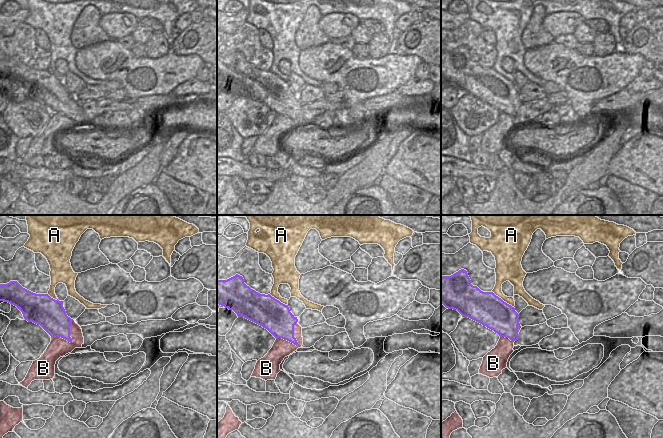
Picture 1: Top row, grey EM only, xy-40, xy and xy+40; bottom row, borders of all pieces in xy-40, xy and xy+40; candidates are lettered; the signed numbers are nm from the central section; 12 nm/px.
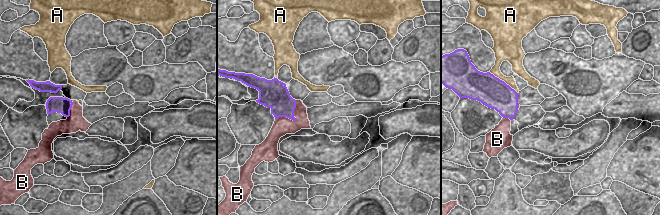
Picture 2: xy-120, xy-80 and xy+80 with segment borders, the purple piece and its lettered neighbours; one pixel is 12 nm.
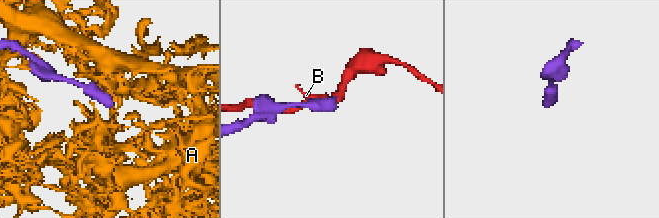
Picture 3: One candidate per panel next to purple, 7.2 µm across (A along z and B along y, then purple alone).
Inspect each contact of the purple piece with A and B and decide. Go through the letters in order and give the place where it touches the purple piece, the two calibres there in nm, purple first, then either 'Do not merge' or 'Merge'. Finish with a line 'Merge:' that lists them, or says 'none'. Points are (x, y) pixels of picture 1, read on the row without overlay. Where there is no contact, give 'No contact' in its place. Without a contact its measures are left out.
A: Touches purple at xy+40 (502, 76). Thickness 400 nm (purple) against 120 nm. Do not merge
B: Touches purple at xy-40 (71, 116). Thickness 280 nm (purple) against 240 nm. Do not merge
Merge: none

